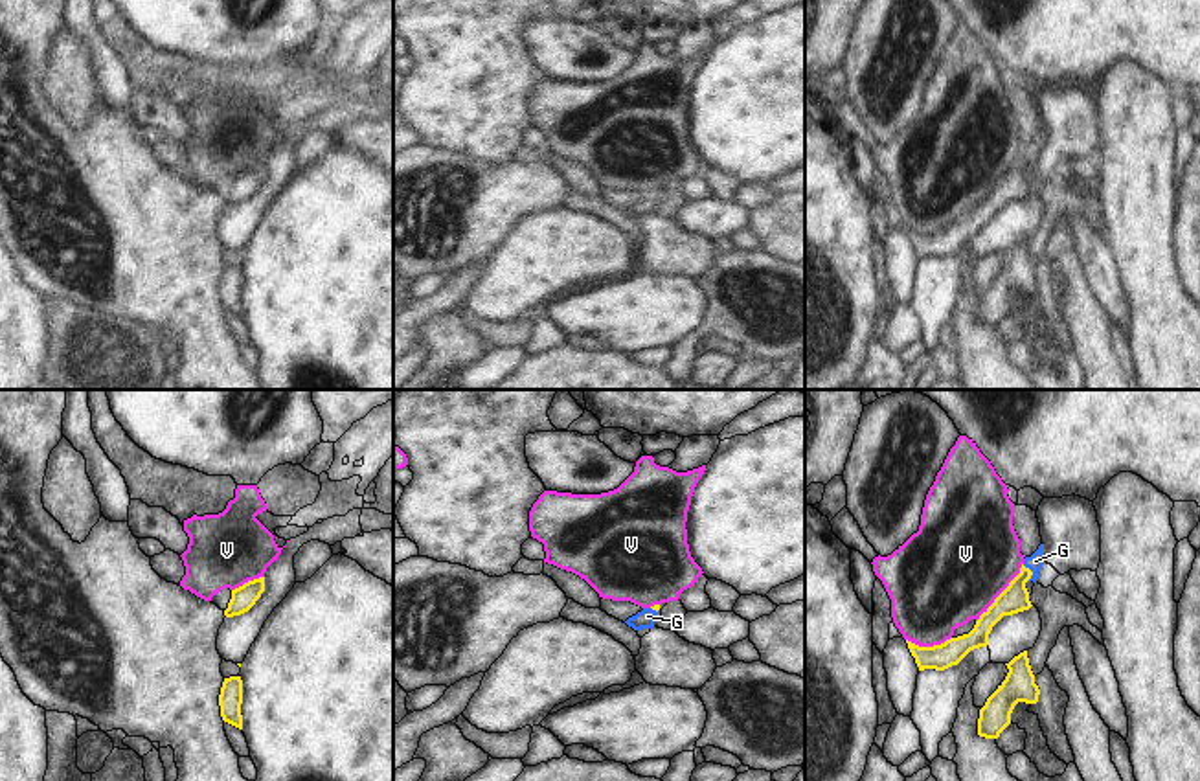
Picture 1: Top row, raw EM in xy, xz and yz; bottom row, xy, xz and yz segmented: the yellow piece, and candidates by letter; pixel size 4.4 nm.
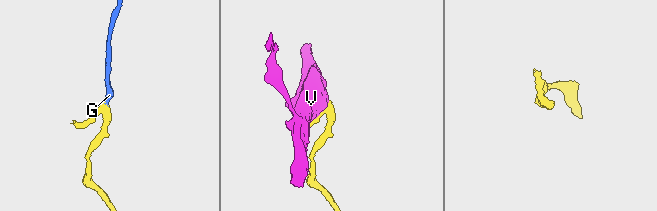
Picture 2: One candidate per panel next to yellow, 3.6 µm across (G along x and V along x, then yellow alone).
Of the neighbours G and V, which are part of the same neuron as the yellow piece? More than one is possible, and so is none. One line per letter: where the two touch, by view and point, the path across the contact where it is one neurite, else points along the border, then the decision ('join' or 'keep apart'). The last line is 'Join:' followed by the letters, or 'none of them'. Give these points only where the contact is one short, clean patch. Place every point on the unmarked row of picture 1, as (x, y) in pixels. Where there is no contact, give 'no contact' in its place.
G: yz (1031, 160) | across yz (1015, 186), (1017, 173), (1031, 160), (1035, 149) | join
V: yz (1002, 181) | keep apart
Join: G

